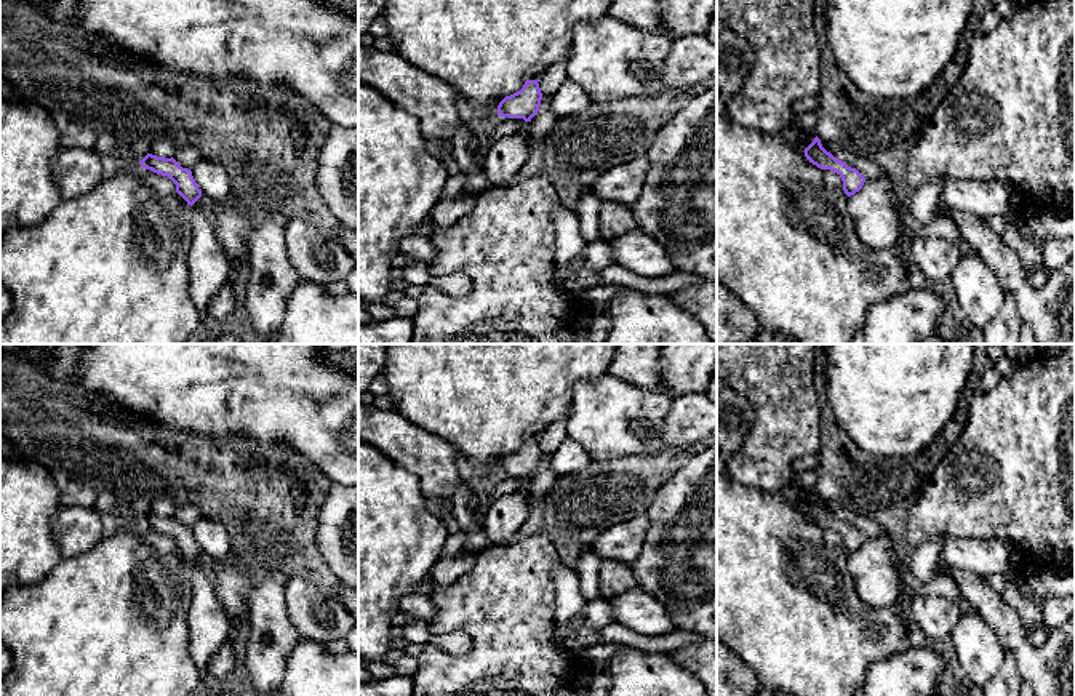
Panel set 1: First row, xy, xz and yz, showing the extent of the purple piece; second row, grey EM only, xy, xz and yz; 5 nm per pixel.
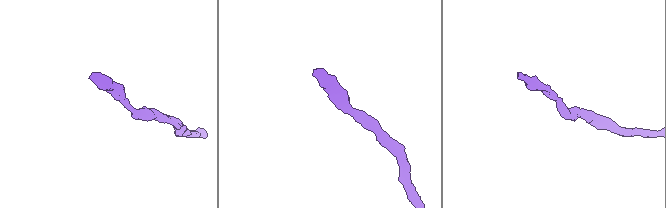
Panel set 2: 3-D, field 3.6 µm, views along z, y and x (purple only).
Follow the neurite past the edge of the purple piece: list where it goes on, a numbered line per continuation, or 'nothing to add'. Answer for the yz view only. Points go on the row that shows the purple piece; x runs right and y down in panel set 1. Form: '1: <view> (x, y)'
nothing to add

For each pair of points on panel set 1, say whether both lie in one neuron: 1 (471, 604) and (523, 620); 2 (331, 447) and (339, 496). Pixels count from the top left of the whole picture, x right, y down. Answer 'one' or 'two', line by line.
1: one
2: two

